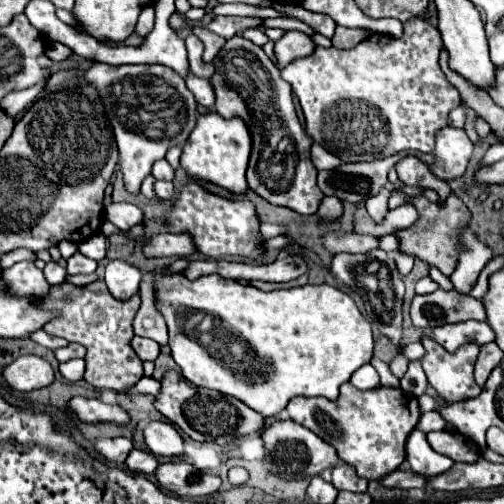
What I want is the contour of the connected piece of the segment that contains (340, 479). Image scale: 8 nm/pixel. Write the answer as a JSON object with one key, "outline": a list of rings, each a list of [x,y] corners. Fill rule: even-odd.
{"outline":[[[339,464],[333,468],[333,486],[337,490],[367,492],[367,480],[357,476],[357,472],[351,464]]]}

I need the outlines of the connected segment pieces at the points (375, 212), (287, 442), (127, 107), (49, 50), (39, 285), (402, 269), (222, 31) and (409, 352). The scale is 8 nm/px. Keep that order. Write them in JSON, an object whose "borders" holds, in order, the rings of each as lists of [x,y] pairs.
{"borders":[[[[383,188],[379,194],[369,196],[369,198],[365,200],[367,212],[371,214],[371,218],[373,218],[375,222],[381,222],[381,220],[385,218],[385,214],[387,214],[387,200],[389,200],[389,190],[387,190],[387,188]]],[[[275,420],[271,426],[265,426],[261,430],[261,438],[265,444],[265,464],[271,474],[281,476],[283,480],[301,480],[301,478],[311,478],[325,468],[333,468],[335,462],[339,460],[335,456],[335,448],[321,440],[317,434],[311,430],[303,428],[301,424],[293,420]]],[[[93,64],[85,72],[85,80],[97,88],[97,92],[105,104],[105,110],[107,110],[109,122],[113,126],[117,146],[119,146],[119,166],[123,172],[125,188],[129,192],[139,192],[139,184],[143,182],[145,176],[151,174],[153,162],[165,158],[167,148],[183,146],[187,142],[191,130],[195,128],[195,120],[199,116],[197,102],[195,102],[193,94],[187,90],[187,86],[183,84],[183,78],[179,74],[175,74],[171,68],[161,66],[161,64],[135,64],[135,68]]],[[[51,42],[51,44],[47,44],[45,54],[47,54],[47,57],[53,62],[61,62],[66,60],[72,54],[72,51],[70,48],[67,48],[67,46],[63,46],[63,44]]],[[[23,260],[13,264],[11,268],[3,270],[3,278],[5,284],[11,292],[15,292],[17,296],[47,296],[49,292],[49,284],[43,276],[43,272],[35,266],[33,260]]],[[[395,252],[395,254],[393,254],[393,260],[395,260],[397,270],[399,270],[401,276],[407,276],[407,274],[411,272],[411,268],[413,268],[413,260],[411,260],[411,256],[403,256],[401,252]]],[[[217,16],[209,24],[205,24],[207,30],[223,36],[229,40],[233,34],[239,34],[247,28],[263,28],[263,18],[257,16]]],[[[415,342],[415,344],[409,344],[403,348],[403,356],[409,358],[409,360],[421,360],[425,356],[425,348],[421,342]]]]}

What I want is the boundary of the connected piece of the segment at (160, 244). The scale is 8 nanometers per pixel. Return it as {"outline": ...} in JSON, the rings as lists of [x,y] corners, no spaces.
{"outline":[[[167,232],[151,236],[151,240],[143,247],[143,254],[147,258],[169,258],[169,256],[183,258],[193,252],[195,252],[195,248],[193,248],[189,236]]]}

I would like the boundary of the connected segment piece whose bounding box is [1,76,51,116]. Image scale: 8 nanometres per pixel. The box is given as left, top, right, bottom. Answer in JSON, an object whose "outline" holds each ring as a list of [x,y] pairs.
{"outline":[[[47,76],[43,82],[37,82],[35,86],[27,88],[27,90],[11,92],[9,96],[5,96],[5,98],[1,100],[1,108],[3,108],[9,116],[17,116],[17,114],[21,114],[21,112],[23,112],[23,110],[25,110],[25,108],[39,96],[39,92],[47,86],[49,78],[51,78],[51,76]]]}

